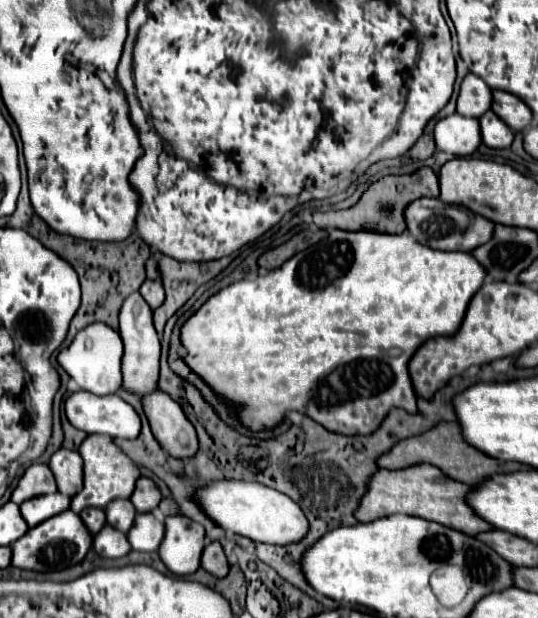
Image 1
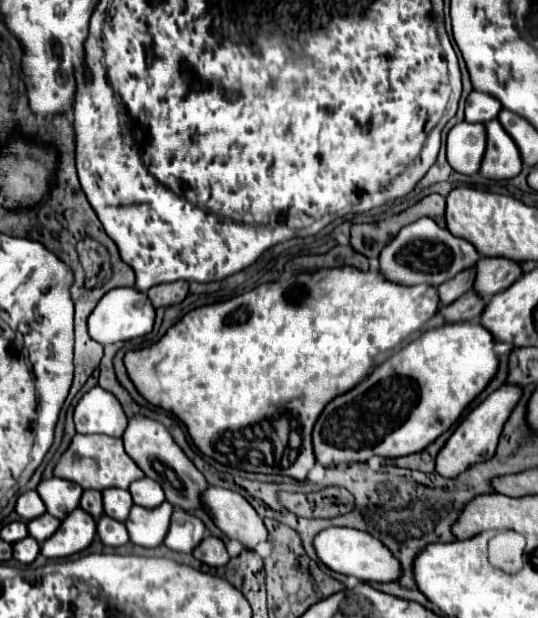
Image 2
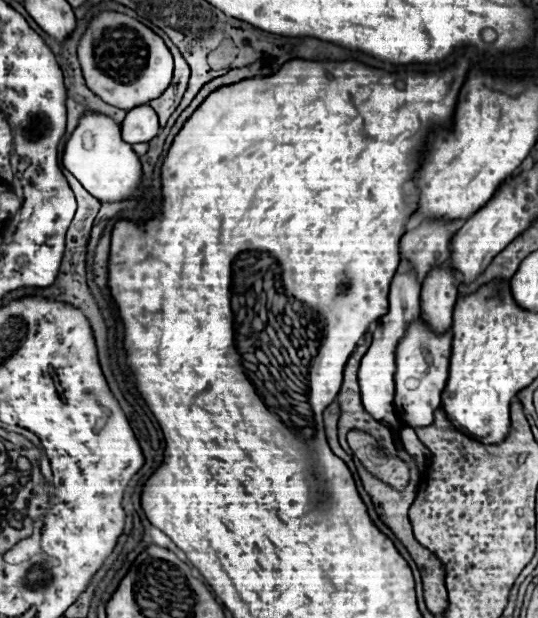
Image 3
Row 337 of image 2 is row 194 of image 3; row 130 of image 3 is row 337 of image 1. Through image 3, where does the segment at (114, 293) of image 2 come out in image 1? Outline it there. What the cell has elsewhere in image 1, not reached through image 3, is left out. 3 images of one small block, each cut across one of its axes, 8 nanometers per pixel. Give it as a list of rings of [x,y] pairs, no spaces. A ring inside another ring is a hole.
[[[92,322],[74,336],[68,348],[60,350],[58,362],[76,380],[76,384],[82,390],[88,390],[98,396],[106,396],[118,392],[122,386],[122,370],[120,370],[122,348],[124,348],[122,338],[114,328],[110,328],[104,322]]]

